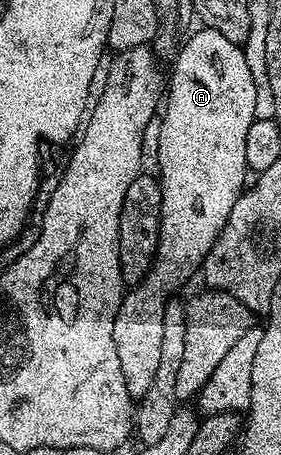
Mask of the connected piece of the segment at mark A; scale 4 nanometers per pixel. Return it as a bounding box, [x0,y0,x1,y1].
[112,28,256,400]

